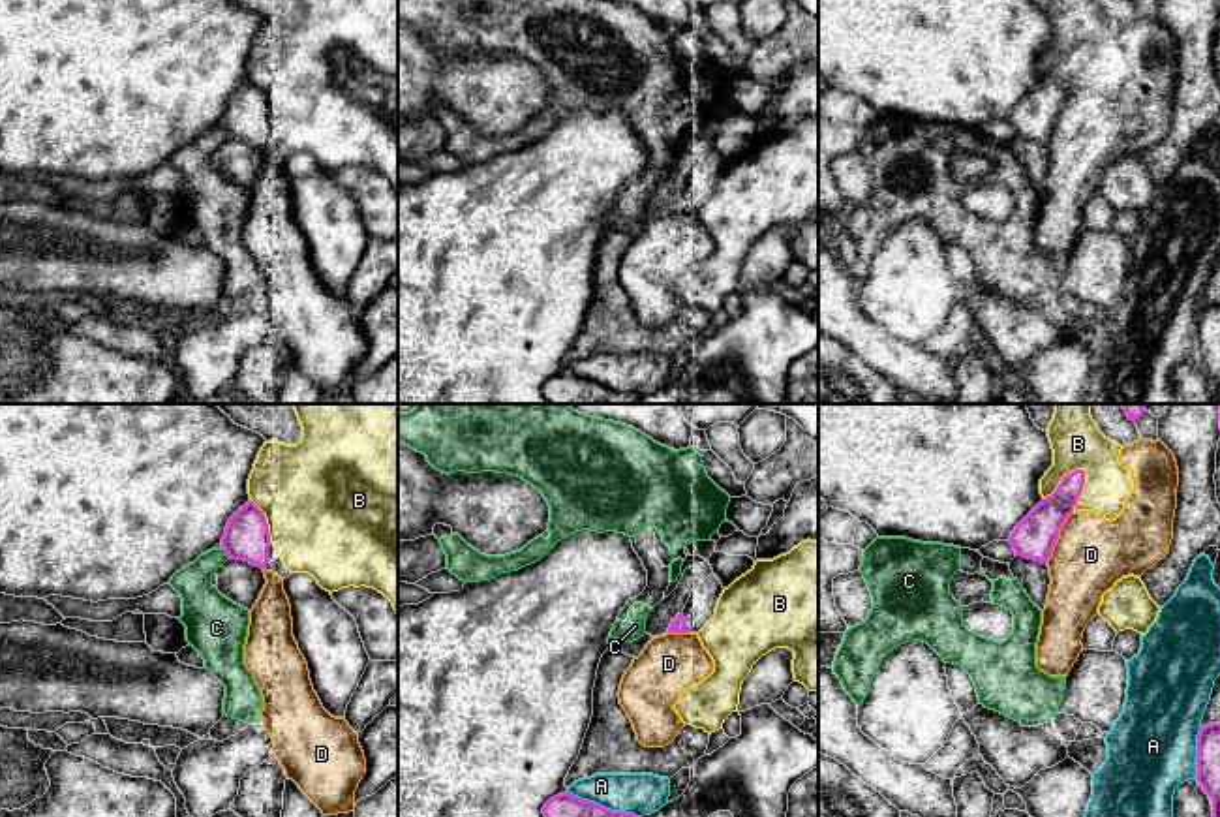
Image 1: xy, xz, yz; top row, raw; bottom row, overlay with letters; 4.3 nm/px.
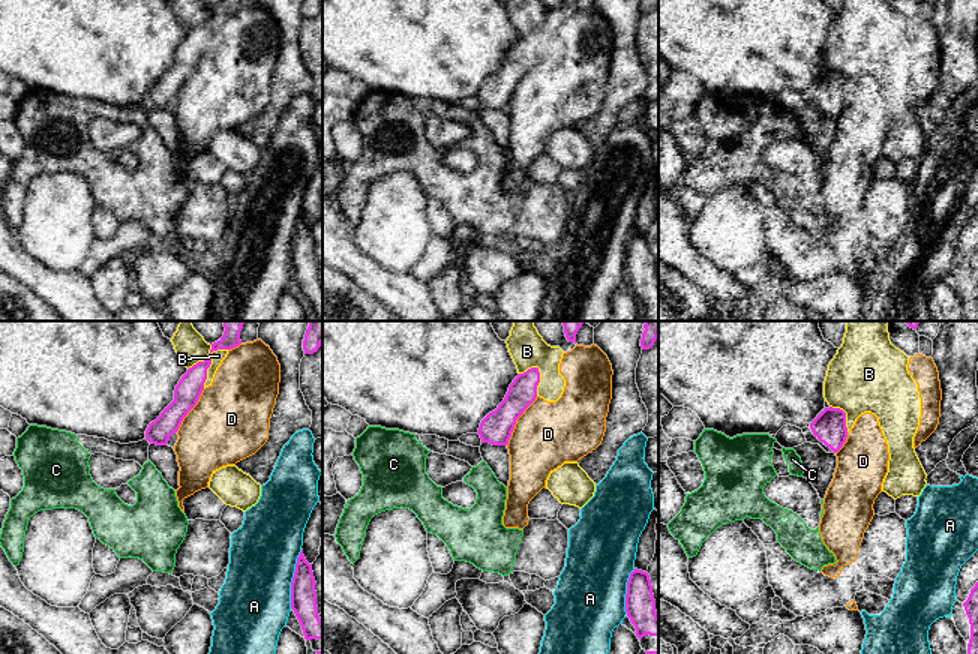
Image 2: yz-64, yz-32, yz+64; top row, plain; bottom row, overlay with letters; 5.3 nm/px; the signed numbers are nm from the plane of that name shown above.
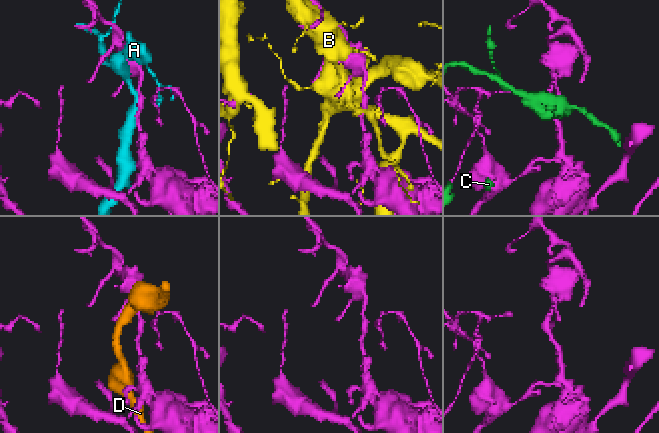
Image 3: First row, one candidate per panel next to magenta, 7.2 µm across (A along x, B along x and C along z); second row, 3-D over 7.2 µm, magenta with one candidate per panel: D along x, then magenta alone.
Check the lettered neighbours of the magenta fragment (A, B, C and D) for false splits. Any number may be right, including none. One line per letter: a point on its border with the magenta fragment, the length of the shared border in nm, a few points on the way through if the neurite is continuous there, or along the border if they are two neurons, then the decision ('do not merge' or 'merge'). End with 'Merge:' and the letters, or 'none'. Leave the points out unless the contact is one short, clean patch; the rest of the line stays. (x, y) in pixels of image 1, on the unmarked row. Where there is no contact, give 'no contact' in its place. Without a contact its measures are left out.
A: yz (1198, 333) | 220 nm | do not merge
B: yz (1063, 57) | 220 nm | do not merge
C: xy (226, 130) | 50 nm | do not merge
D: yz (1057, 117) | 260 nm | do not merge
Merge: none

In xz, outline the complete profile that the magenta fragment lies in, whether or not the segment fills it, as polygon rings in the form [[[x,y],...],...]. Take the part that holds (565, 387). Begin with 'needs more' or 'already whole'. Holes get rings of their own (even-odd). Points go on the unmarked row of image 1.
already whole; [[[569,370],[550,378],[542,393],[548,404],[638,404],[640,400],[633,393],[606,389]]]

